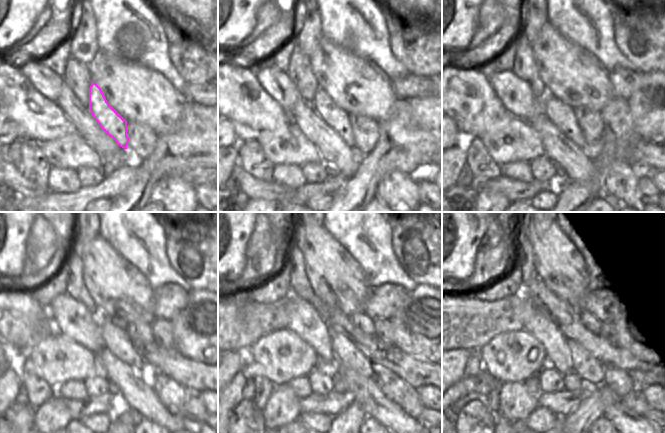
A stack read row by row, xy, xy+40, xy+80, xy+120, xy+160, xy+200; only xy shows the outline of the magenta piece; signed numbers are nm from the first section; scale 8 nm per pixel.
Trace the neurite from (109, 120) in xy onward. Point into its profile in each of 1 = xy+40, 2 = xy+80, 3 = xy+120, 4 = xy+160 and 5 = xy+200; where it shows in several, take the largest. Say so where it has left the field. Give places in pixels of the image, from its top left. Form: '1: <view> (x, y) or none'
1: xy+40 (338, 119)
2: xy+80 (563, 116)
3: xy+120 (116, 340)
4: xy+160 (344, 349)
5: xy+200 (585, 365)

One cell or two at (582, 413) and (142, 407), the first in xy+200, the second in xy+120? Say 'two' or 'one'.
two

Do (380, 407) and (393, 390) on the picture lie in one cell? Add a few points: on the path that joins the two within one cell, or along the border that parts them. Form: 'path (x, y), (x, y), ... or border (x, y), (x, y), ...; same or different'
border (376, 378), (379, 389), (398, 405); different

